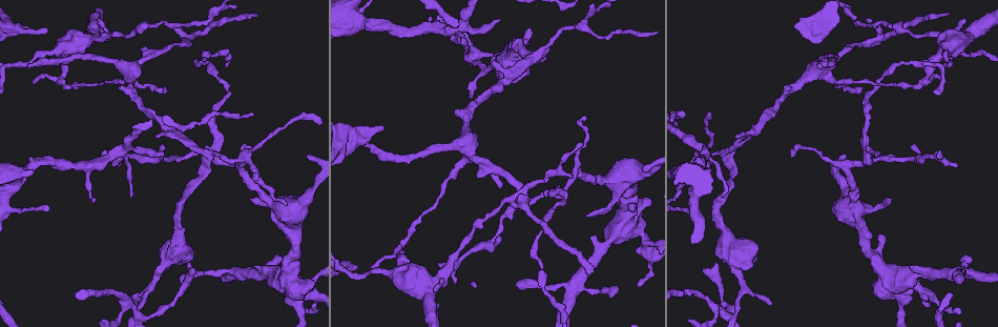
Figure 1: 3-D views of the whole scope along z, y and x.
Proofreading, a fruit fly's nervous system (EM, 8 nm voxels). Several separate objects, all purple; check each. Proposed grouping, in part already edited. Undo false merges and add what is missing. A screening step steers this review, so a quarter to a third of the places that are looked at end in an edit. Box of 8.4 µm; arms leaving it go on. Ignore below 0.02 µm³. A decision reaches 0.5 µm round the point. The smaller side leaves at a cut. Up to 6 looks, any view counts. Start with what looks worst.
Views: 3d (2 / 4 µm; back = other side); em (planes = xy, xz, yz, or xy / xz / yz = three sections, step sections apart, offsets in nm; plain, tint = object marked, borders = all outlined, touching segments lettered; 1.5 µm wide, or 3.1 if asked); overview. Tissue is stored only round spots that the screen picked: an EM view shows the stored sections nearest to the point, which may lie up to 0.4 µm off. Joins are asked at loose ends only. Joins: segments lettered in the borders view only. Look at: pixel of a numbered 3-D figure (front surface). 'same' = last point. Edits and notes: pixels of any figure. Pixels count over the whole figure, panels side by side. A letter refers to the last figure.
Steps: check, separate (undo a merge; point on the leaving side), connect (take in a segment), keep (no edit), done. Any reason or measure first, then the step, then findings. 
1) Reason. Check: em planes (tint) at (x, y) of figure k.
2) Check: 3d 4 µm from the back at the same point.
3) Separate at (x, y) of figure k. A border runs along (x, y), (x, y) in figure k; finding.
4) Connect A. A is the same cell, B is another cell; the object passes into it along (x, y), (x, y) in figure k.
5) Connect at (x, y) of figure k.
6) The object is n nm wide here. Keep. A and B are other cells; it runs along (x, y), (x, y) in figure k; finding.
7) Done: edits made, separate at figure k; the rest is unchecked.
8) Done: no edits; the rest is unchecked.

Thin end. Check: em planes (borders) at (30, 65) of figure 1.

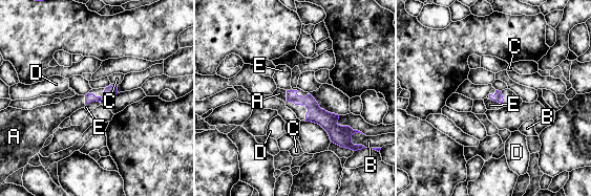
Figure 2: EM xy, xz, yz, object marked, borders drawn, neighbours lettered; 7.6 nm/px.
The longest contact is with E, 110 nm. Connect A. A is the same cell, B, C, D and E are other cells; it goes on there.

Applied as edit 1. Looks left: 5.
Abrupt turn. Check: em planes (borders) at (14, 210) of figure 1.

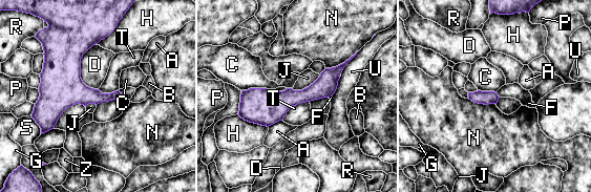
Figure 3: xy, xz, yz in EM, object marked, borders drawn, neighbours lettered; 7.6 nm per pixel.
The object is 180 nm wide here. Keep. A, B, C, D, F, G, H, J, N, P, R, S, T, U and Z are other cells; it runs along (340, 67), (315, 91), (241, 113) in figure 3; all the same neuron.

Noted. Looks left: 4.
Check: em yz step 8 (tint) at (136, 304) of figure 1.

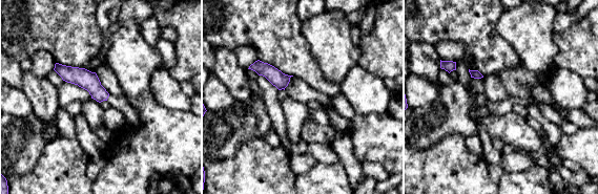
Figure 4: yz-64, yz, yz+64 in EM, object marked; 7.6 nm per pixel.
Check: em xy step 8 (borders) at the same point.

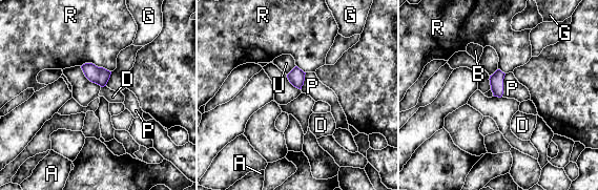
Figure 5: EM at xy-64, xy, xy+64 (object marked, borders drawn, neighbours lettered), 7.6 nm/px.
The object is 100 nm wide here. Keep. A, B, D, G, P, R and U are other cells; a border runs along (506, 74), (501, 96) in figure 5; no lettered segment goes on from it.

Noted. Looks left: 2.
Done: edits made, connect at figure 2; the rest is unchecked.

